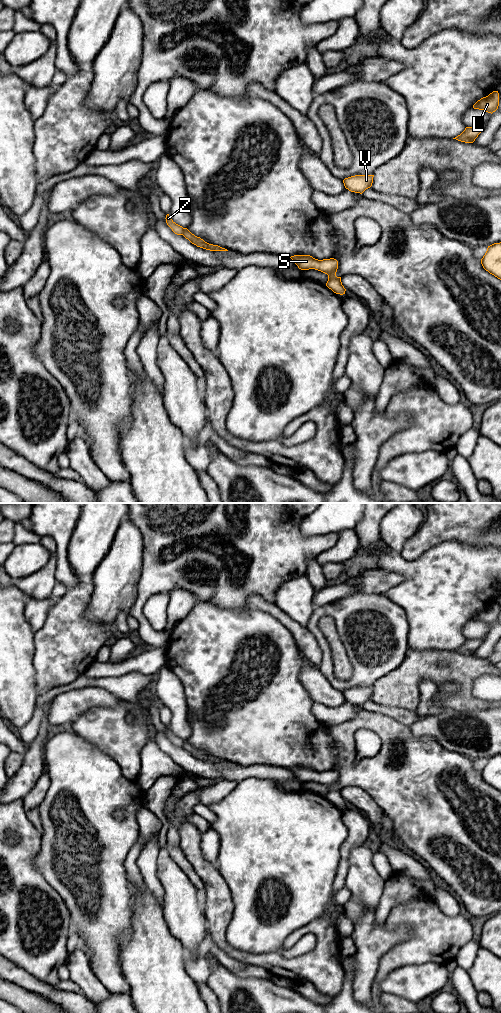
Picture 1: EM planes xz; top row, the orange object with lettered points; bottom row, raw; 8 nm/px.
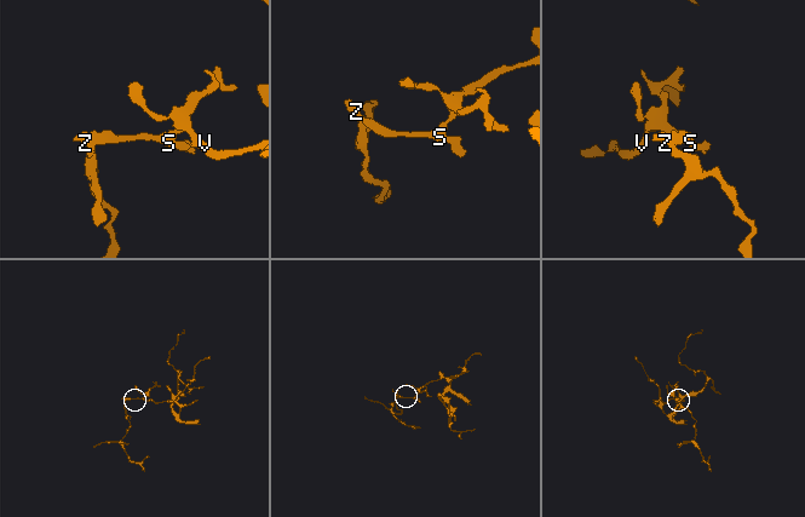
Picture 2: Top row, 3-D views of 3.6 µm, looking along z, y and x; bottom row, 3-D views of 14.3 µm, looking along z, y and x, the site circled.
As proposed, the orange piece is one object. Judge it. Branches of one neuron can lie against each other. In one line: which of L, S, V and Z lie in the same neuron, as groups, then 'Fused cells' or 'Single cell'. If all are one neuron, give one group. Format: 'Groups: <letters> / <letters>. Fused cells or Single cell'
Groups: L S V / Z. Fused cells

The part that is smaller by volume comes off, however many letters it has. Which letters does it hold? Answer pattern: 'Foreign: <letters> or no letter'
Foreign: Z

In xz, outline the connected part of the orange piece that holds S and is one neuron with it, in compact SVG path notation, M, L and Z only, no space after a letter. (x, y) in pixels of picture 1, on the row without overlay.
M294 767L290 769L301 782L315 781L328 787L326 798L334 805L343 807L346 801L341 789L336 788L338 773L334 770L318 772L310 767Z

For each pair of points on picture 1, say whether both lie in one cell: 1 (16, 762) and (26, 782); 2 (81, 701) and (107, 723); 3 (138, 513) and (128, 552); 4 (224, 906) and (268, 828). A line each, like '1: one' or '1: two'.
1: two
2: two
3: two
4: two

